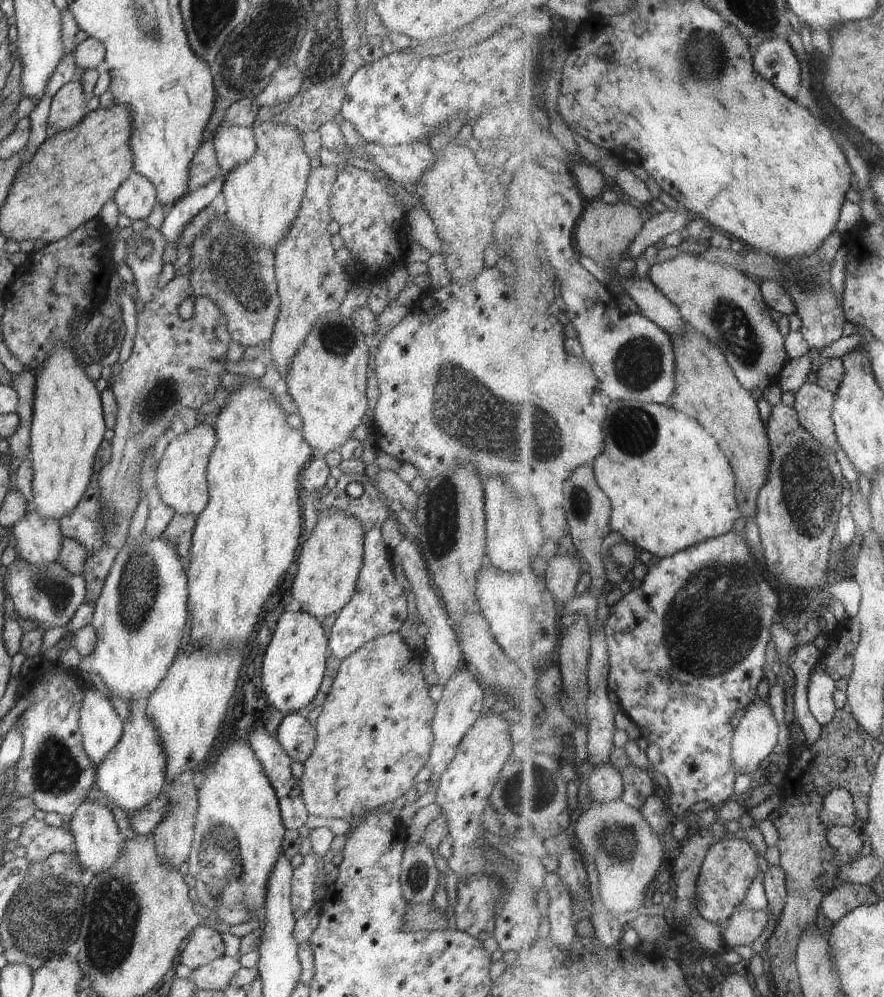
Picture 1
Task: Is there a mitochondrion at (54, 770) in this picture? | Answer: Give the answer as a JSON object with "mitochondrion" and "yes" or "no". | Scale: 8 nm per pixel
{"mitochondrion":"yes"}

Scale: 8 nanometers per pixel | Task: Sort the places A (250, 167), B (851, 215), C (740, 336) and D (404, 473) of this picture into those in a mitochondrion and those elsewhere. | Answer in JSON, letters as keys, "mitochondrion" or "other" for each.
{"A":"other","B":"other","C":"mitochondrion","D":"other"}

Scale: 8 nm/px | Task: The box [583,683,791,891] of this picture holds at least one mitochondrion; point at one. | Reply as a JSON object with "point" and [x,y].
{"point":[620,841]}

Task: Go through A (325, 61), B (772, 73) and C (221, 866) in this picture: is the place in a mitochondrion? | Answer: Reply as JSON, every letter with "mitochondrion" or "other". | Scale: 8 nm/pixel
{"A":"mitochondrion","B":"other","C":"mitochondrion"}

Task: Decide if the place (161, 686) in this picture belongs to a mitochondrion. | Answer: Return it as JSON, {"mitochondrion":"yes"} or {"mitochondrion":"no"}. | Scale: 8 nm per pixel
{"mitochondrion":"no"}

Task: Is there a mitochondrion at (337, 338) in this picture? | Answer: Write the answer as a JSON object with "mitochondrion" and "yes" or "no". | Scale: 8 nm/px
{"mitochondrion":"yes"}

